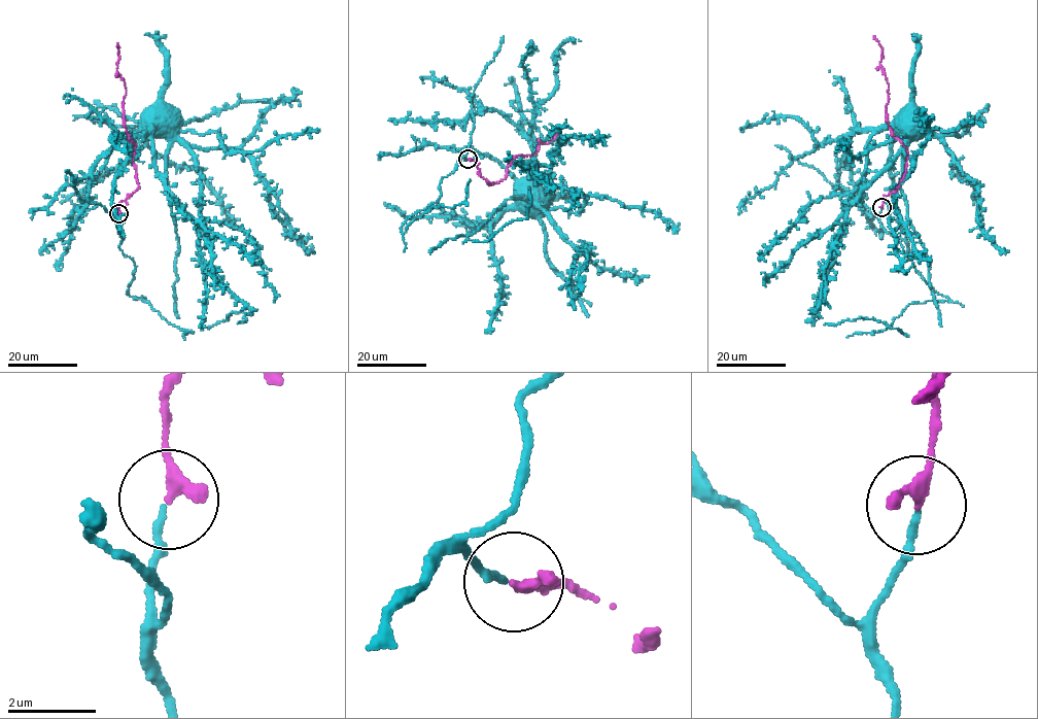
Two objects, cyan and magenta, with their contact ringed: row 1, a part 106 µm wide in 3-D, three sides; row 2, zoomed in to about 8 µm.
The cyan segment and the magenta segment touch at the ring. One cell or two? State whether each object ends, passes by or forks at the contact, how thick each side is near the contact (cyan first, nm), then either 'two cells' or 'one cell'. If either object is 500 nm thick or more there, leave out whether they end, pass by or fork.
cyan ends | magenta ends | 140/300 nm | one cell

